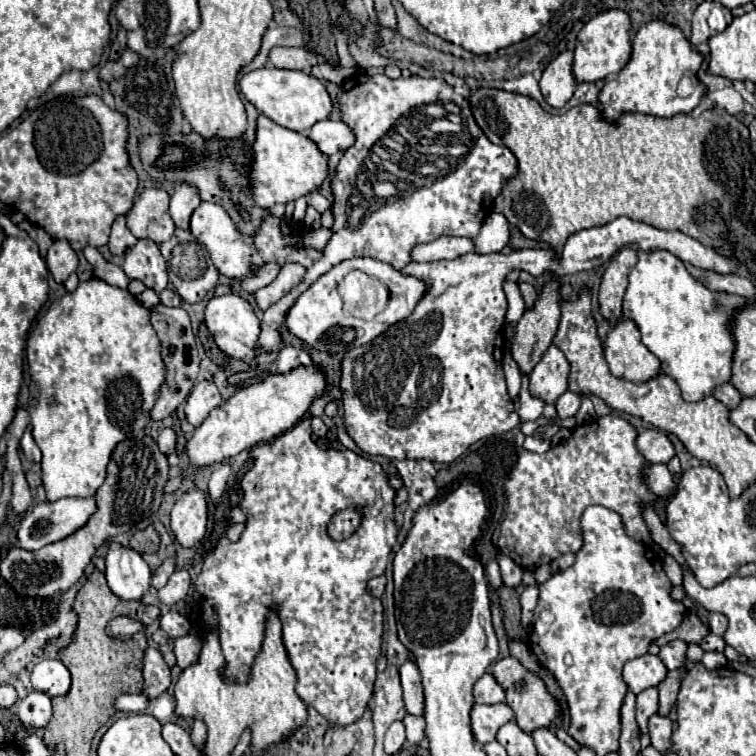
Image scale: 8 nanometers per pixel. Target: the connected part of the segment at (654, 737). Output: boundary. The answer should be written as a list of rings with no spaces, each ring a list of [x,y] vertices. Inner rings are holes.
[[[653,714],[649,718],[649,736],[651,736],[651,746],[655,750],[659,750],[661,754],[667,754],[671,752],[671,720],[669,718],[663,718],[659,714]]]

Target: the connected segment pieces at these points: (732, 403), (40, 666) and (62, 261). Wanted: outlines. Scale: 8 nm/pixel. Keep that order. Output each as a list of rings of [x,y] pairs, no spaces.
[[[725,382],[725,384],[717,386],[717,388],[713,388],[713,396],[715,396],[721,404],[725,404],[729,410],[735,408],[735,406],[741,402],[741,394],[739,394],[739,390],[737,390],[731,382]]]
[[[59,658],[39,660],[31,670],[31,684],[35,690],[43,690],[49,696],[65,694],[71,686],[69,670]]]
[[[57,240],[47,252],[47,266],[55,282],[65,282],[79,266],[79,258],[67,240]]]

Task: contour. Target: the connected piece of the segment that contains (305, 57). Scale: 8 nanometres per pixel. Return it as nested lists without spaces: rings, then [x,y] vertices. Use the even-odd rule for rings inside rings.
[[[277,46],[269,54],[269,62],[275,68],[289,68],[289,70],[305,70],[309,72],[319,60],[317,54],[307,48],[283,48]]]

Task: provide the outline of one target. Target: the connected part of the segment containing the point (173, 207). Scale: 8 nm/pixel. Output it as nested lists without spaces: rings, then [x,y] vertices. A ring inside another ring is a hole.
[[[181,182],[175,188],[175,192],[171,196],[171,204],[169,204],[169,212],[171,212],[171,218],[173,218],[175,226],[189,228],[191,212],[199,206],[199,202],[201,202],[201,198],[199,198],[197,186]]]

